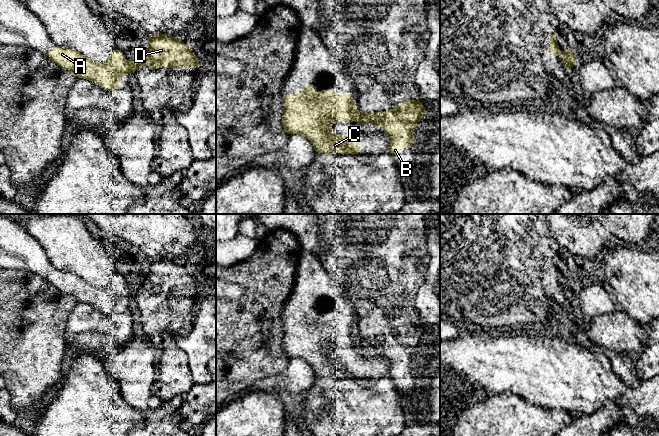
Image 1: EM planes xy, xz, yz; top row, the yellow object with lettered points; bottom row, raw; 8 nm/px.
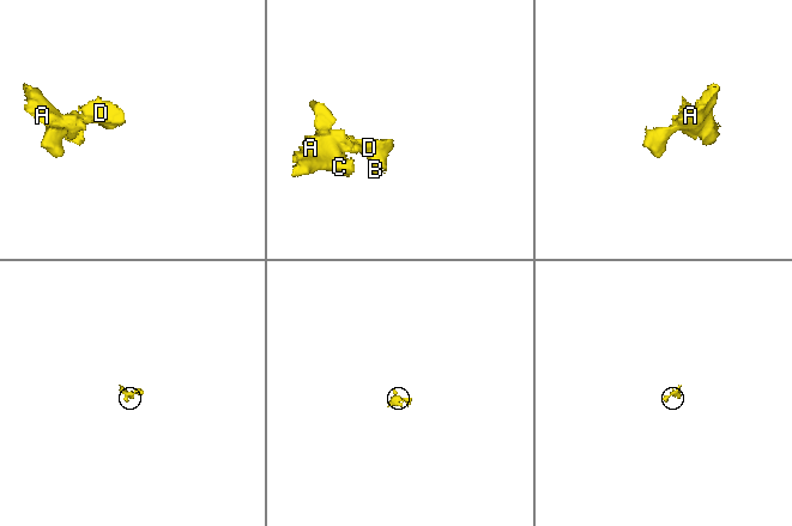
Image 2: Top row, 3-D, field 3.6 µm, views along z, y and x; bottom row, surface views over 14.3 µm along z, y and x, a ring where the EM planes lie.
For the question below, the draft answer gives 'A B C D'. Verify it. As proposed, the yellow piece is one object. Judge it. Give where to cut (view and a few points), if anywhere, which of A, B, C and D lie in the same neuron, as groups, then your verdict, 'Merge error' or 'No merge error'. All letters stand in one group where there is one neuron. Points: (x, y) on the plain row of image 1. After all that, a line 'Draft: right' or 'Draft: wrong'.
Split along xy (143, 279), (138, 290). Groups: A C / B D. Merge error
Draft: wrong

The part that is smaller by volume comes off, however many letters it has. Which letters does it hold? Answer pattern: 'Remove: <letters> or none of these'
Remove: B, D

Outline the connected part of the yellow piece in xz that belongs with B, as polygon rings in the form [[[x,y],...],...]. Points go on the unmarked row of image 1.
[[[419,323],[404,324],[396,328],[395,333],[387,336],[363,337],[366,348],[374,347],[390,361],[389,376],[394,382],[399,377],[399,371],[405,370],[412,375],[413,353],[425,340],[425,329]]]

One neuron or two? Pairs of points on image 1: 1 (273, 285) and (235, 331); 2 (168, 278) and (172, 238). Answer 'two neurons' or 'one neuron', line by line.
1: one neuron
2: two neurons

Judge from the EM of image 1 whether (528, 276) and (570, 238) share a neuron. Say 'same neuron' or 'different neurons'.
different neurons

